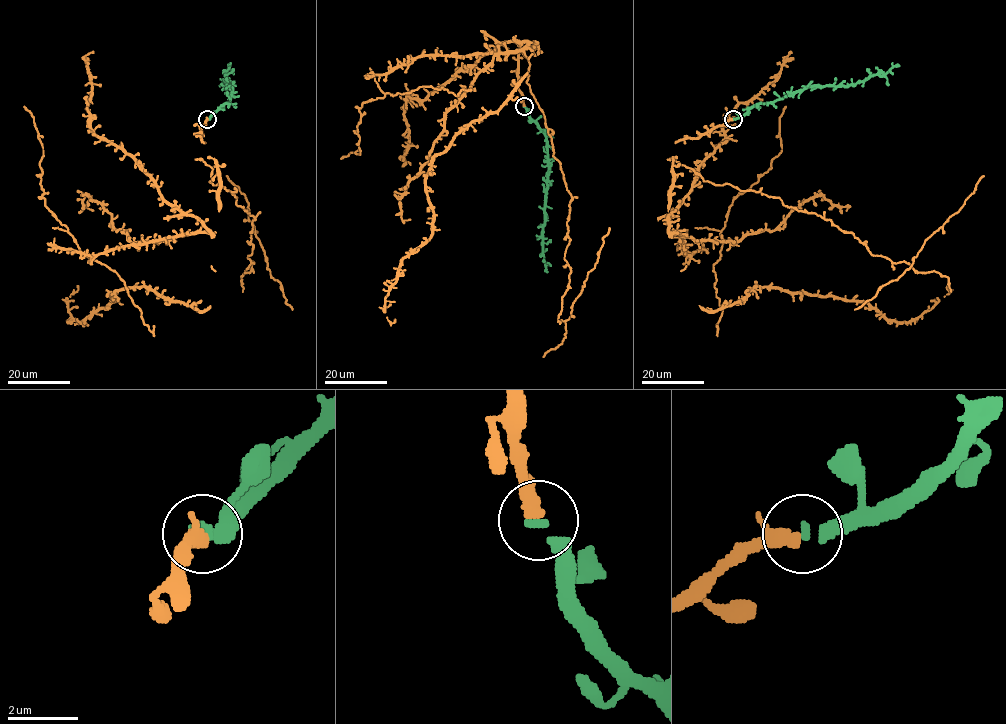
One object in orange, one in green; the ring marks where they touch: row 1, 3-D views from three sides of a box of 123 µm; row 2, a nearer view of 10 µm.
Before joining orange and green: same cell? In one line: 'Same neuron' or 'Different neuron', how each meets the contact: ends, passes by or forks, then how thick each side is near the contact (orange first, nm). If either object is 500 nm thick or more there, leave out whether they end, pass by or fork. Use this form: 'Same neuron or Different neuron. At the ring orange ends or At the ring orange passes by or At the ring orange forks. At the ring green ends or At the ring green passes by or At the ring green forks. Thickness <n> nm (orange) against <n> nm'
Same neuron. At the ring orange passes by. At the ring green ends. Thickness 320 nm (orange) against 280 nm

